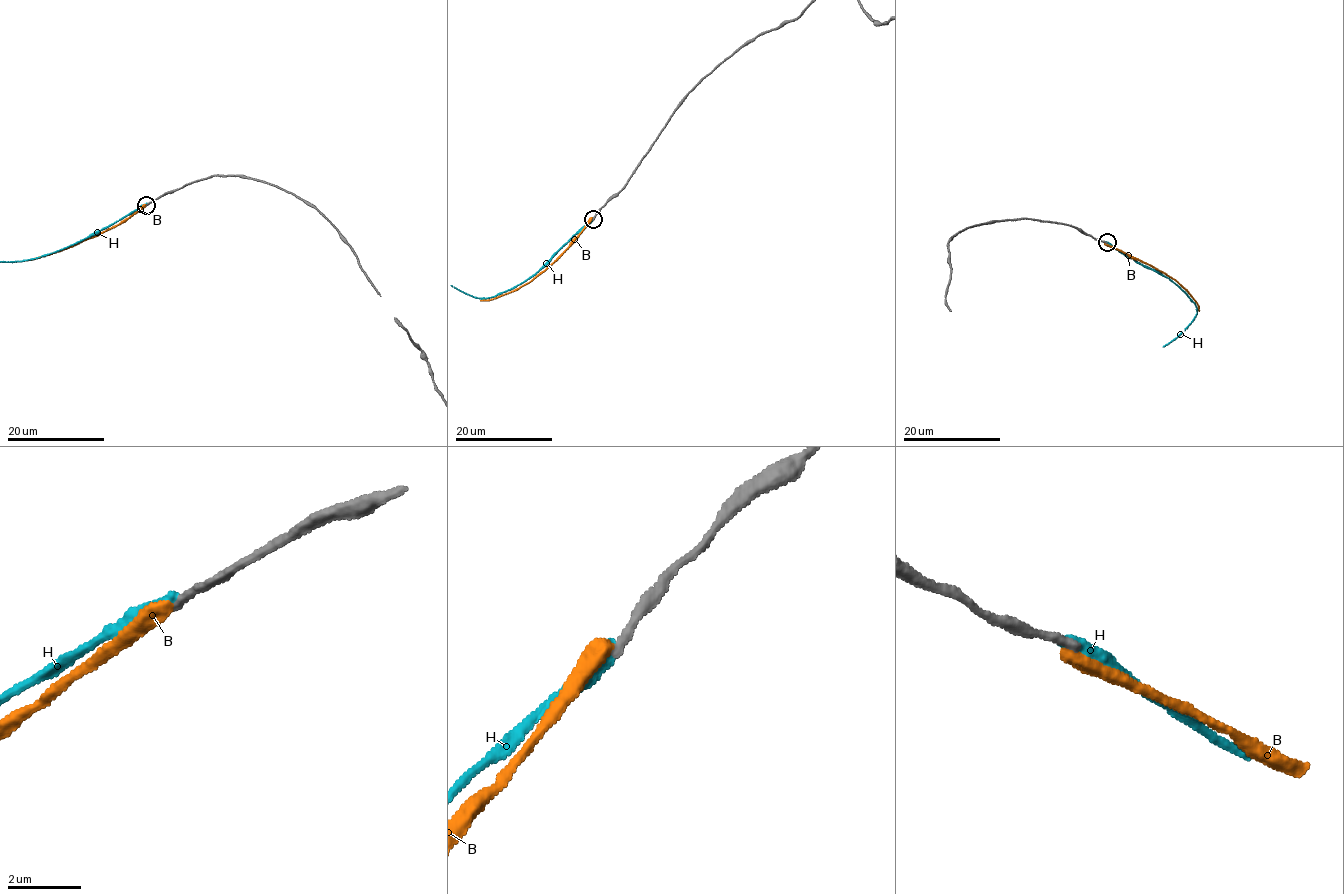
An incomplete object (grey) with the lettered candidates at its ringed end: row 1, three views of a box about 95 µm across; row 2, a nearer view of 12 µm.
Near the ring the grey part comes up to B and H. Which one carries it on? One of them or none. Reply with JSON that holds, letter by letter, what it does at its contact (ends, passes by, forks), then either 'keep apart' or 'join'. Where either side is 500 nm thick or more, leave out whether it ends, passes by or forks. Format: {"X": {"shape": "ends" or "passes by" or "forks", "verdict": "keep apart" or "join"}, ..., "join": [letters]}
{"B": {"shape": "ends", "verdict": "keep apart"}, "H": {"shape": "ends", "verdict": "keep apart"}, "join": []}

